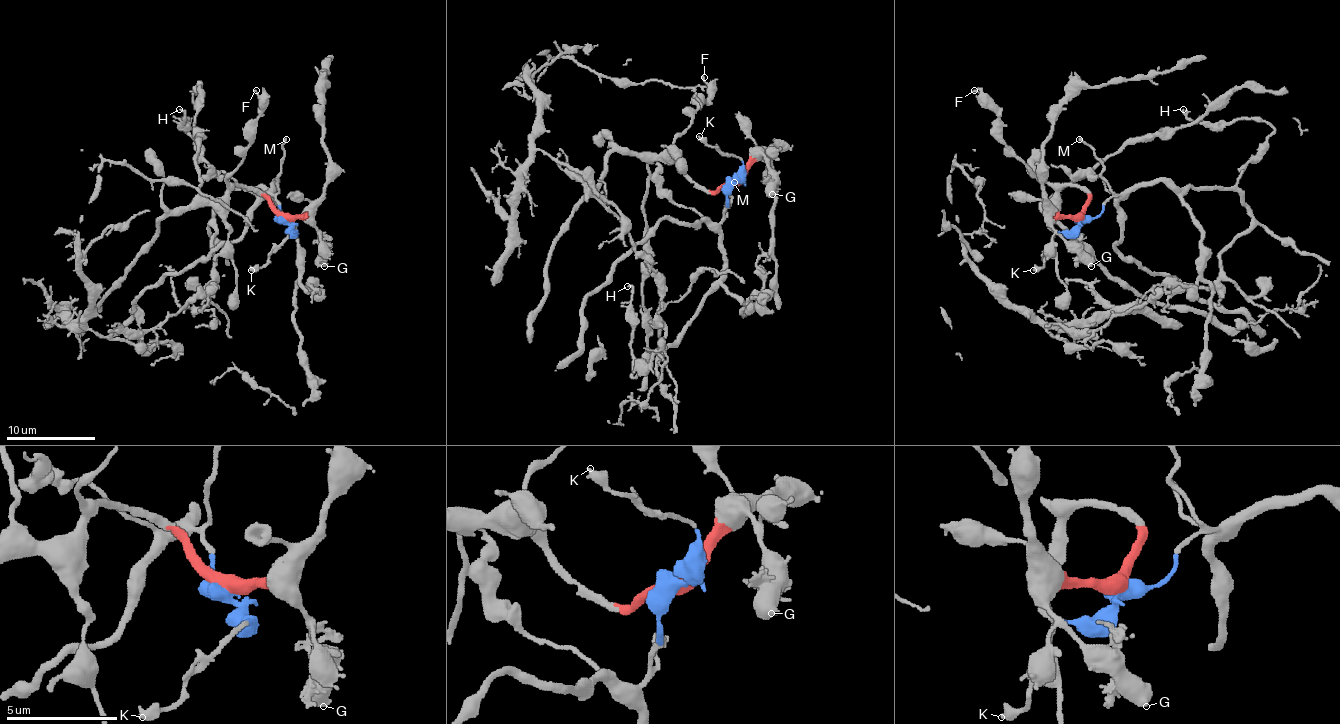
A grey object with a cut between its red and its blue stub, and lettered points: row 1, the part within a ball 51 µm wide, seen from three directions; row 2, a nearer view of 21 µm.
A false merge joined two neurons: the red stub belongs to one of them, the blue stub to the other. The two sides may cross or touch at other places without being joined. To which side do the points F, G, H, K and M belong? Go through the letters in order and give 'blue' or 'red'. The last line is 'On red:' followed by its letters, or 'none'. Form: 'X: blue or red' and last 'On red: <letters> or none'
F: red
G: red
H: blue
K: blue
M: blue
On red: F, G

